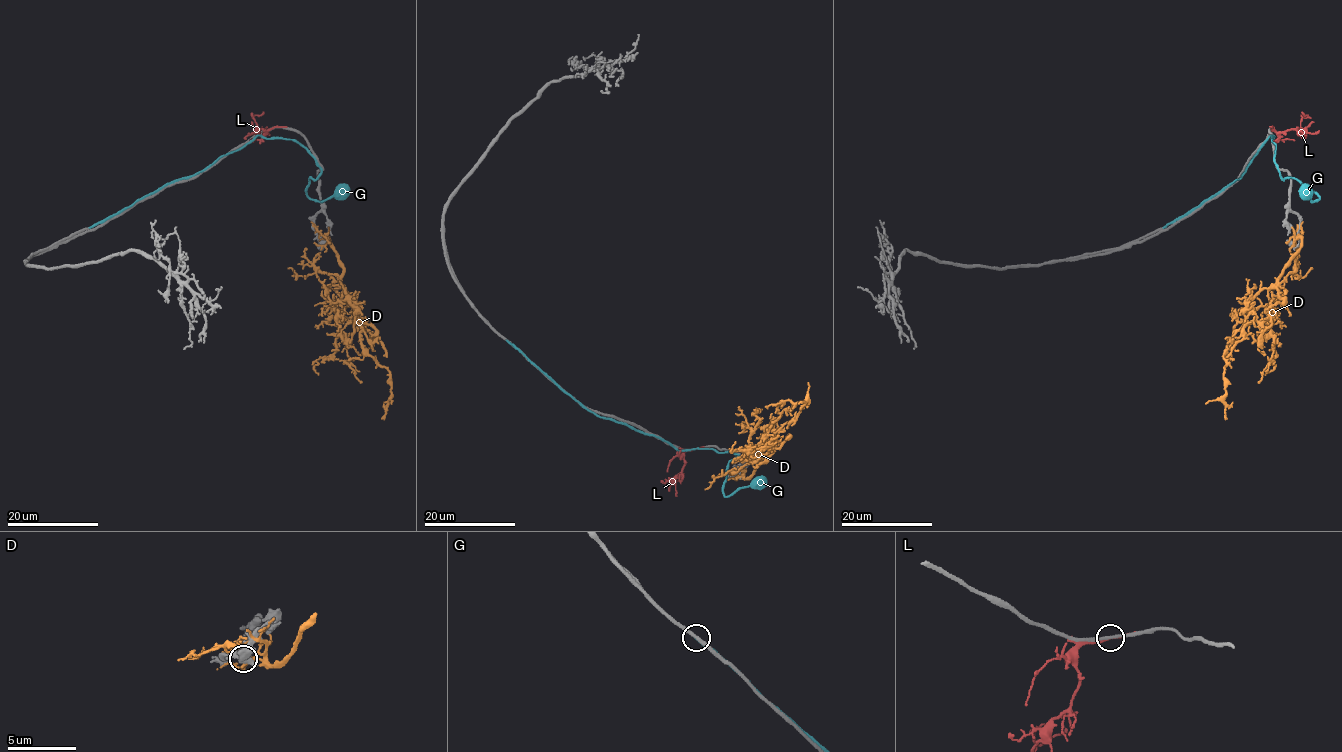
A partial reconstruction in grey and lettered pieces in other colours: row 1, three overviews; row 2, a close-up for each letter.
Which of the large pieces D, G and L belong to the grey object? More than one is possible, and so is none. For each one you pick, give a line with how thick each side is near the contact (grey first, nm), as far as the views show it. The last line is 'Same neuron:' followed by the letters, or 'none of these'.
G: 100/190 nm
Same neuron: G

